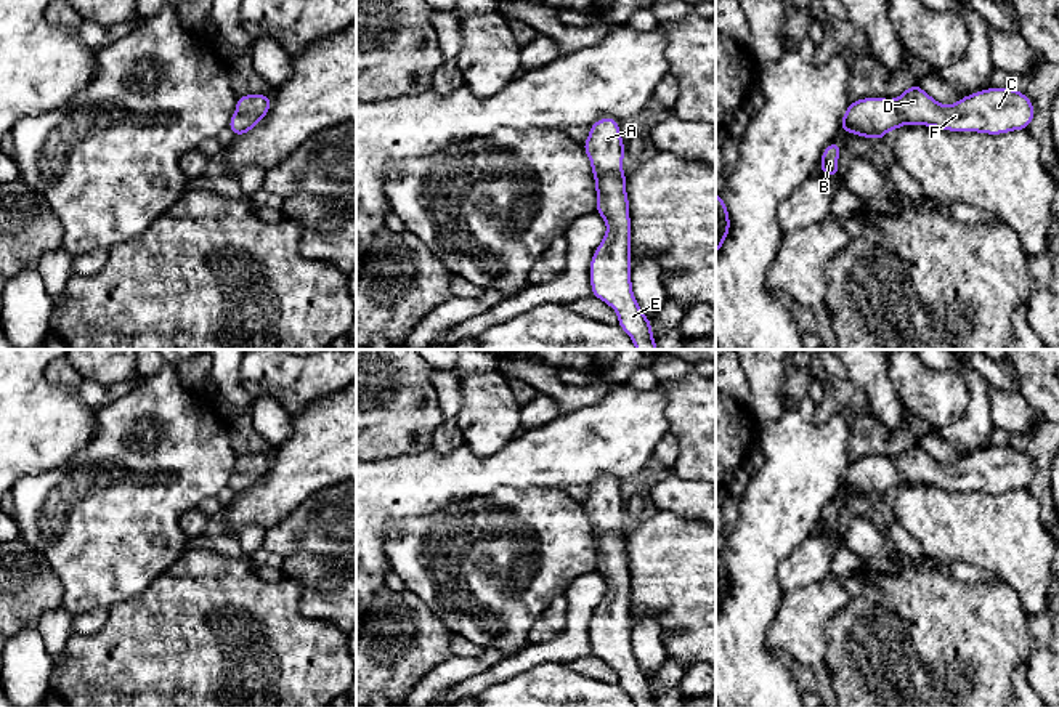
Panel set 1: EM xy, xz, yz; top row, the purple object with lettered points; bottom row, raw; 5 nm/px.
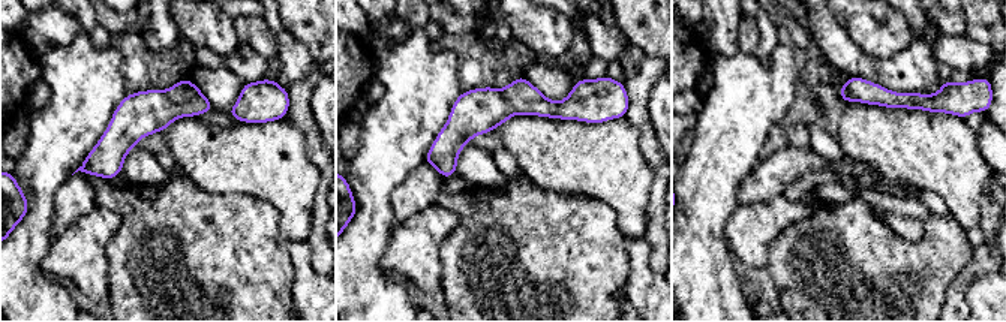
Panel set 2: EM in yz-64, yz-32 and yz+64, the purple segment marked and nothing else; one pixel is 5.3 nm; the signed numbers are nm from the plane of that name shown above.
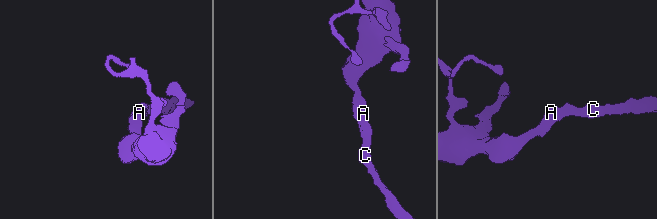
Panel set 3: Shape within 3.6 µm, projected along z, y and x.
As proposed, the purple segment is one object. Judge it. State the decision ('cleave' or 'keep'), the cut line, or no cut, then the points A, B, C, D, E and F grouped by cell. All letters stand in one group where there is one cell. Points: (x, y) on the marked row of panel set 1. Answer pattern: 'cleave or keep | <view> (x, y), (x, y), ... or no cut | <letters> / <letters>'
keep | no cut | A B C D E F

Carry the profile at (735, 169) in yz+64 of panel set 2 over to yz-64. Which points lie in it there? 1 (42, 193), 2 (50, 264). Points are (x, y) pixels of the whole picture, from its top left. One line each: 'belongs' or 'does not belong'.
1: belongs
2: does not belong

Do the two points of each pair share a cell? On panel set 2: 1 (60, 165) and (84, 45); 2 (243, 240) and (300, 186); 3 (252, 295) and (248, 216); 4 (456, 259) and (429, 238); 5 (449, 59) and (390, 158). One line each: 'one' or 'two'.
1: one
2: two
3: one
4: two
5: one

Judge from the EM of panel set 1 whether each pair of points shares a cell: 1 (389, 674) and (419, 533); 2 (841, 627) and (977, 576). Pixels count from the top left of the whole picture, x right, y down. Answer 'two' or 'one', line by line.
1: two
2: two

